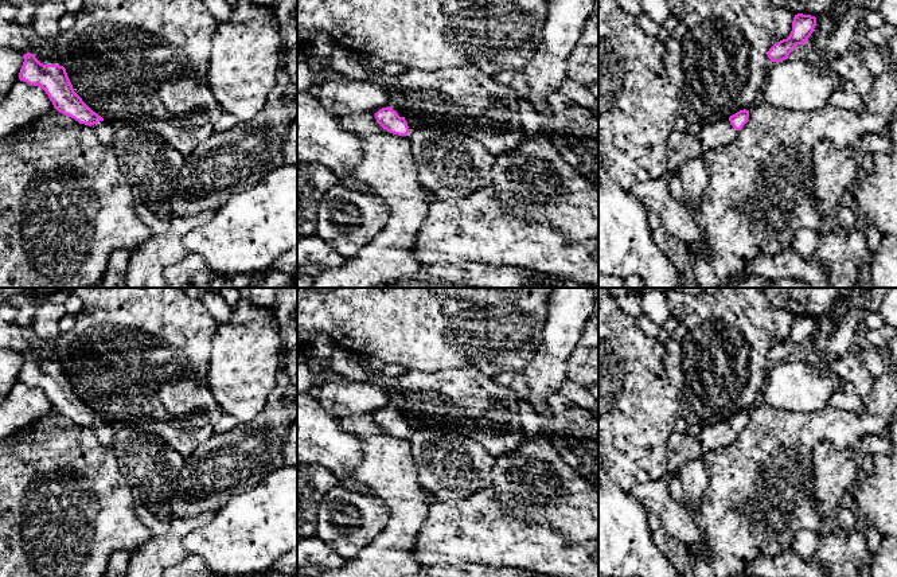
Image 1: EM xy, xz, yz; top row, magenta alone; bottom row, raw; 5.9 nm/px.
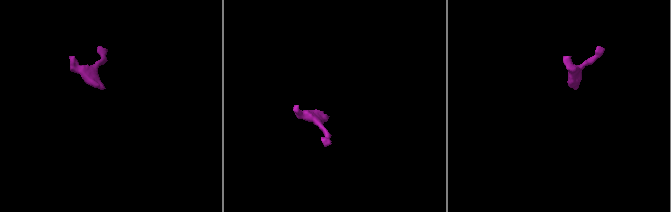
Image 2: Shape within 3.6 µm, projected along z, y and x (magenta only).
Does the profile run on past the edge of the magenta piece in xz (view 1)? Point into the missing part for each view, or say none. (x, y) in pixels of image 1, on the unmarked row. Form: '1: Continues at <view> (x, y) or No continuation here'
1: Continues at xz (393, 408)

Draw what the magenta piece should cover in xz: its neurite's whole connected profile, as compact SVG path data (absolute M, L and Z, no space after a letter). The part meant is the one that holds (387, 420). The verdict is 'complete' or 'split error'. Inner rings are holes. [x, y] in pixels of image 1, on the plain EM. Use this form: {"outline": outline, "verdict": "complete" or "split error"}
{"outline": "M395 405L389 406L387 409L382 409L375 414L377 424L390 434L398 437L407 437L409 428Z", "verdict": "split error"}

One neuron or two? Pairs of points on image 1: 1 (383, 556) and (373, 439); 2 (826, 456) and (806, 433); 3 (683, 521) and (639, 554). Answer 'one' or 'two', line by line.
1: one
2: two
3: two

